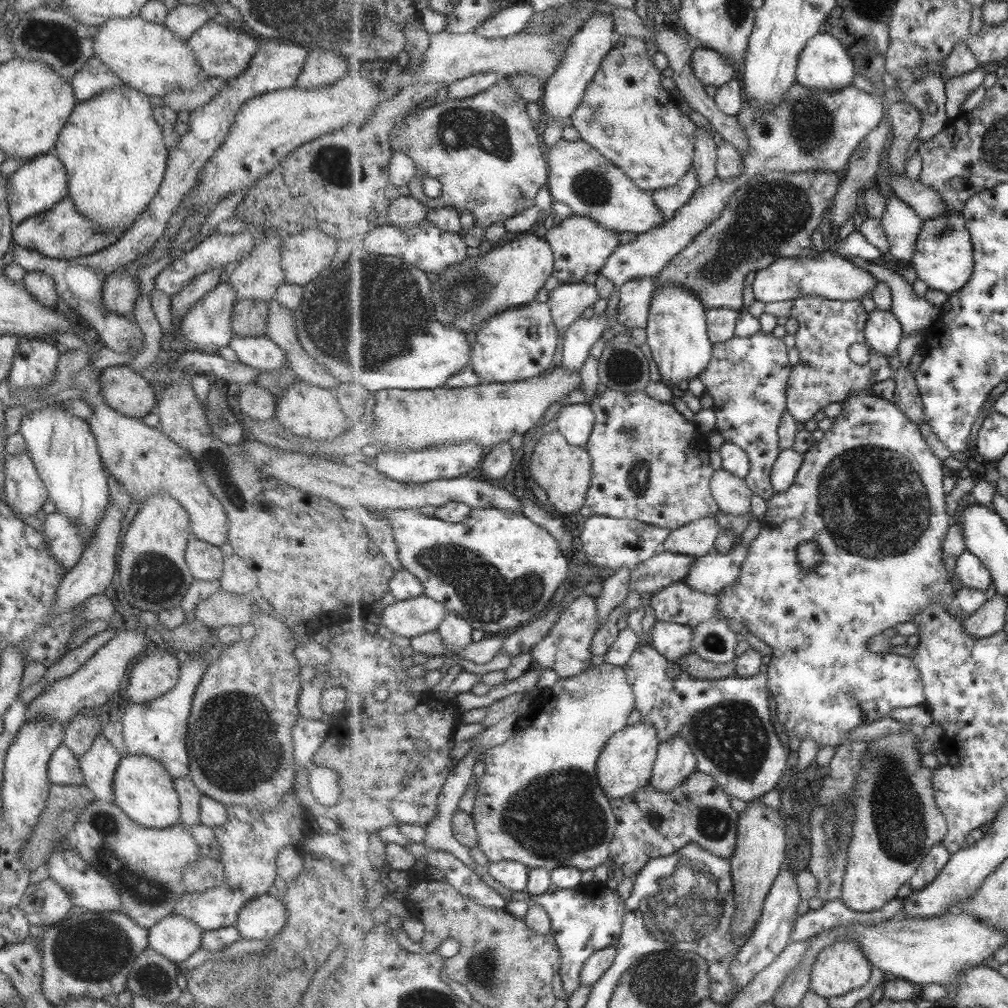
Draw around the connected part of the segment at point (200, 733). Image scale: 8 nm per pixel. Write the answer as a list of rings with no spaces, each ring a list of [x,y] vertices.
[[[258,609],[251,618],[255,635],[235,647],[220,647],[210,658],[191,700],[186,726],[189,780],[197,790],[227,808],[232,805],[263,811],[280,808],[285,792],[294,786],[295,759],[291,731],[300,716],[296,707],[301,690],[300,665],[293,657],[295,639],[291,629]]]

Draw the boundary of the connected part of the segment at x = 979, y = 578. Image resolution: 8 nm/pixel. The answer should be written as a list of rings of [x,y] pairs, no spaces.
[[[969,550],[956,562],[955,576],[964,587],[985,592],[993,584],[991,572]]]

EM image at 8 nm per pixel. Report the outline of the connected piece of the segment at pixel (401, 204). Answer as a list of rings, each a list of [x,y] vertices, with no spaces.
[[[391,194],[391,206],[388,219],[391,225],[409,228],[428,218],[430,208],[419,199],[409,196]]]

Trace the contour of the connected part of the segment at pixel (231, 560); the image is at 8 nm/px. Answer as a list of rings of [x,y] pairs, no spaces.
[[[234,553],[224,558],[218,582],[221,590],[238,596],[255,593],[257,590],[256,576]]]

